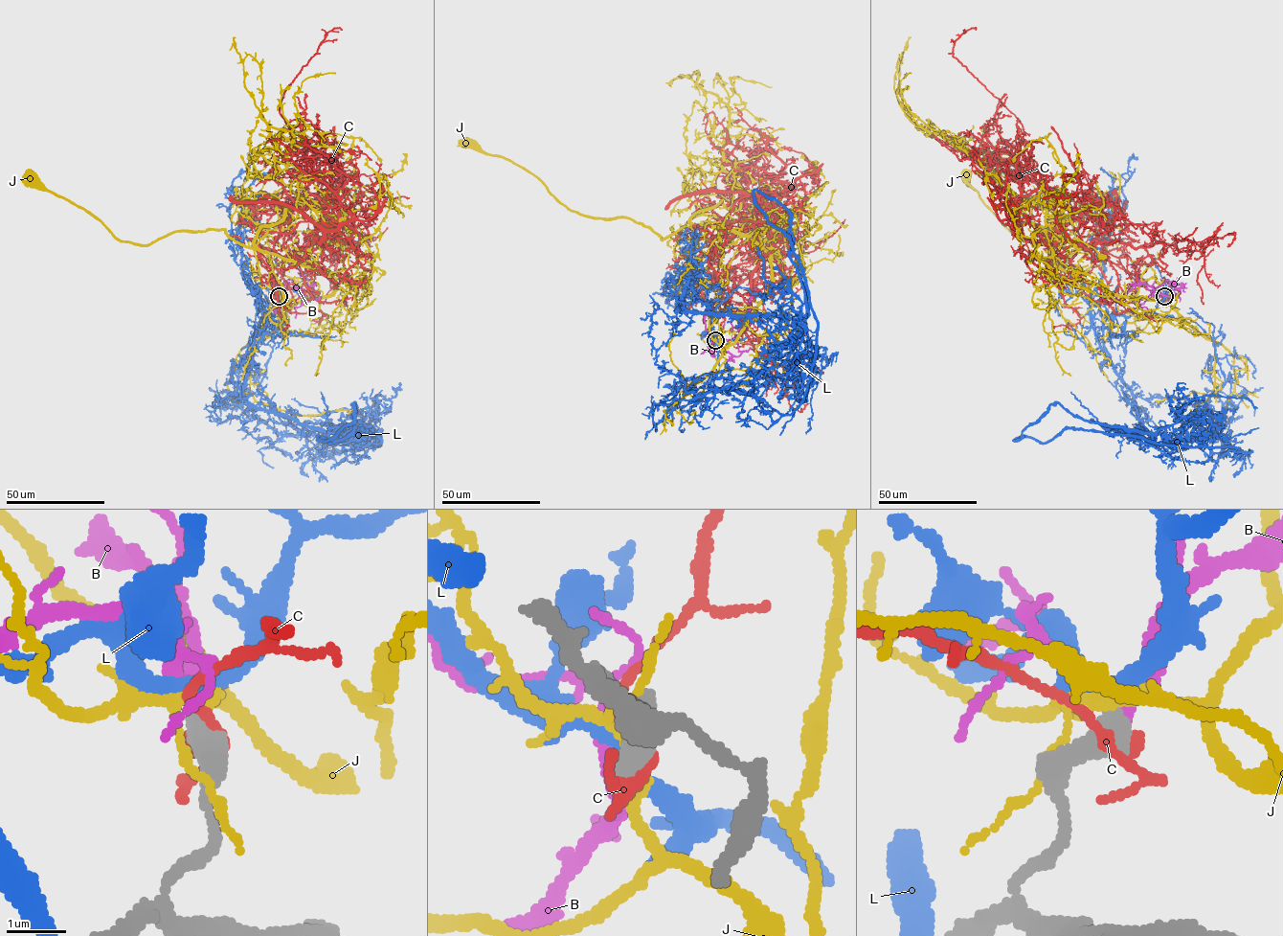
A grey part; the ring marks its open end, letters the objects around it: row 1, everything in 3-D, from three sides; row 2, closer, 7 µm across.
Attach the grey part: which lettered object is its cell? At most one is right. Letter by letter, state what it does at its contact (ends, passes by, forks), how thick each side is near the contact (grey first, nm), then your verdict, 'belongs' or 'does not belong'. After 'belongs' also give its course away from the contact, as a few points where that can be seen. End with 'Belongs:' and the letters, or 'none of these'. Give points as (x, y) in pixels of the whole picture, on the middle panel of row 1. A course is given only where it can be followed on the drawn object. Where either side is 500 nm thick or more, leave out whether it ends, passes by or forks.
B: it passes by | 480/320 nm | belongs | via (715, 340), (712, 349), (738, 355), (739, 331), (750, 321), (750, 316), (730, 311), (725, 304)
C: 550/160 nm | does not belong
J: it forks | 480/240 nm | does not belong
L: it passes by | 400/300 nm | does not belong
Belongs: B

